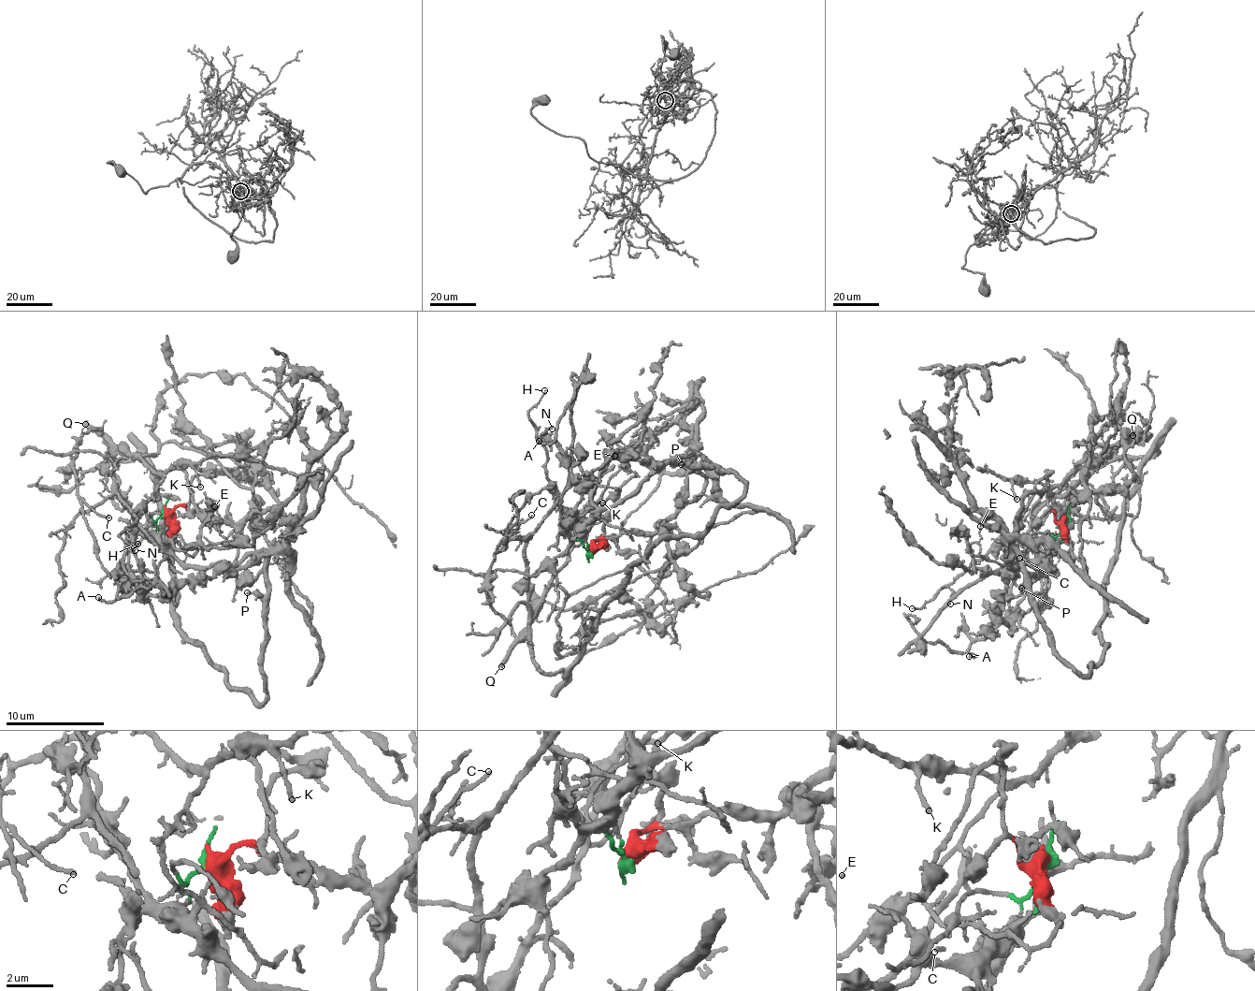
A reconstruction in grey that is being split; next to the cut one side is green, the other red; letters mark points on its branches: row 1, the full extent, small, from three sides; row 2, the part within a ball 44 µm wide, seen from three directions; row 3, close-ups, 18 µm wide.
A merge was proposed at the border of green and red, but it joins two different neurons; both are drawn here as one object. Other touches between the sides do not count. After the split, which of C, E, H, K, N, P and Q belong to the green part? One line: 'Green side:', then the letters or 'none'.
Green side: C, E, H, K, N, Q

